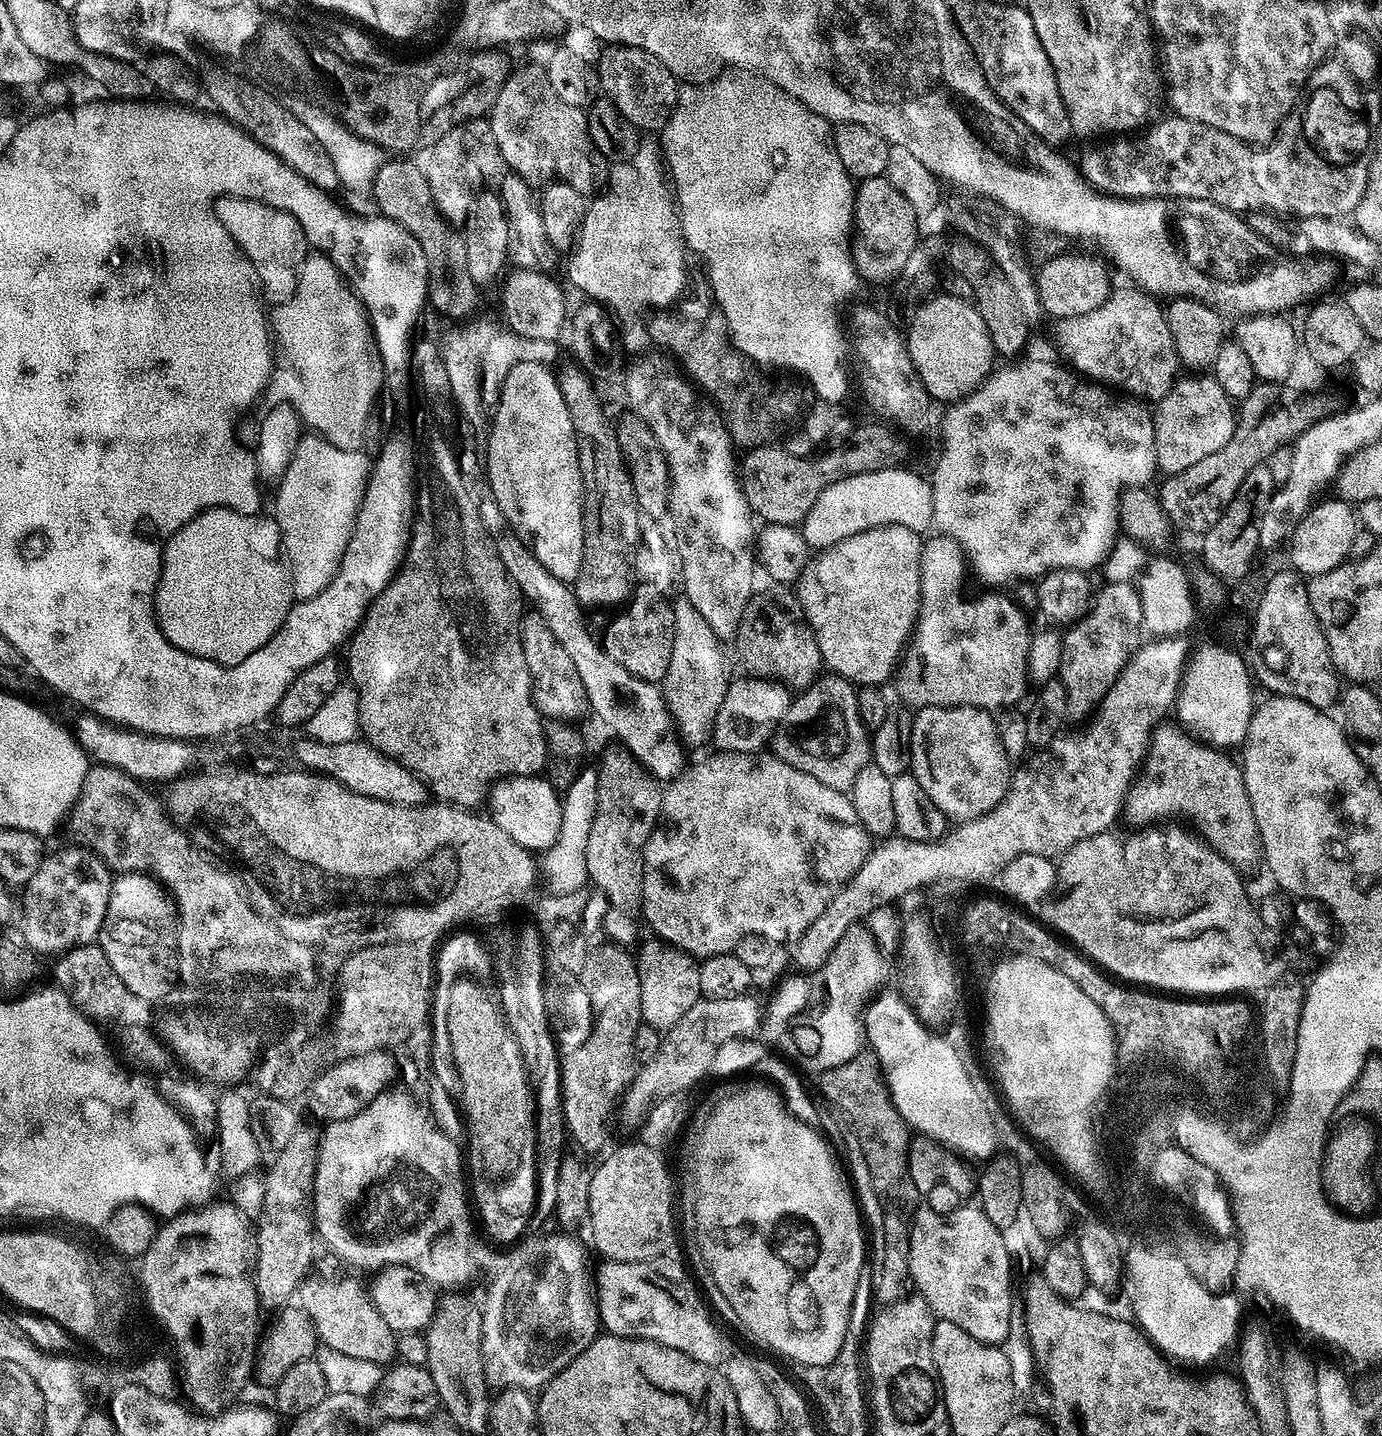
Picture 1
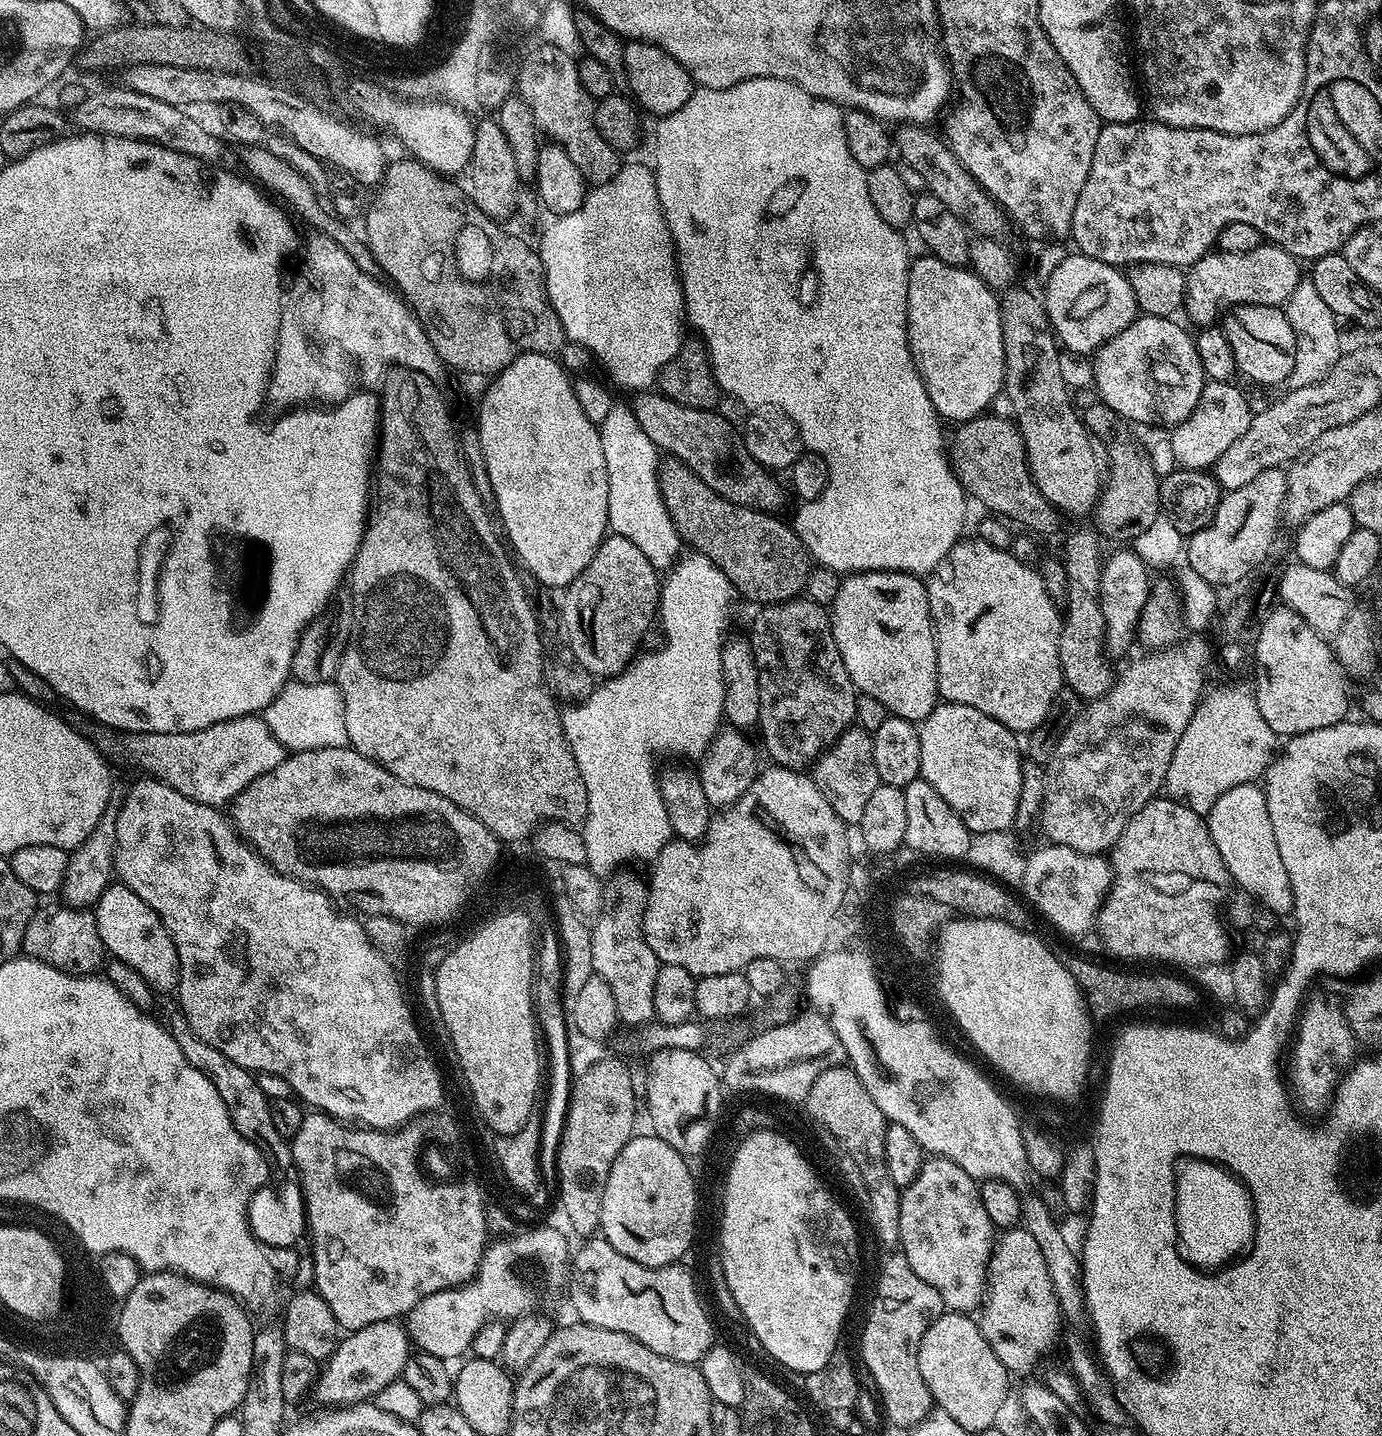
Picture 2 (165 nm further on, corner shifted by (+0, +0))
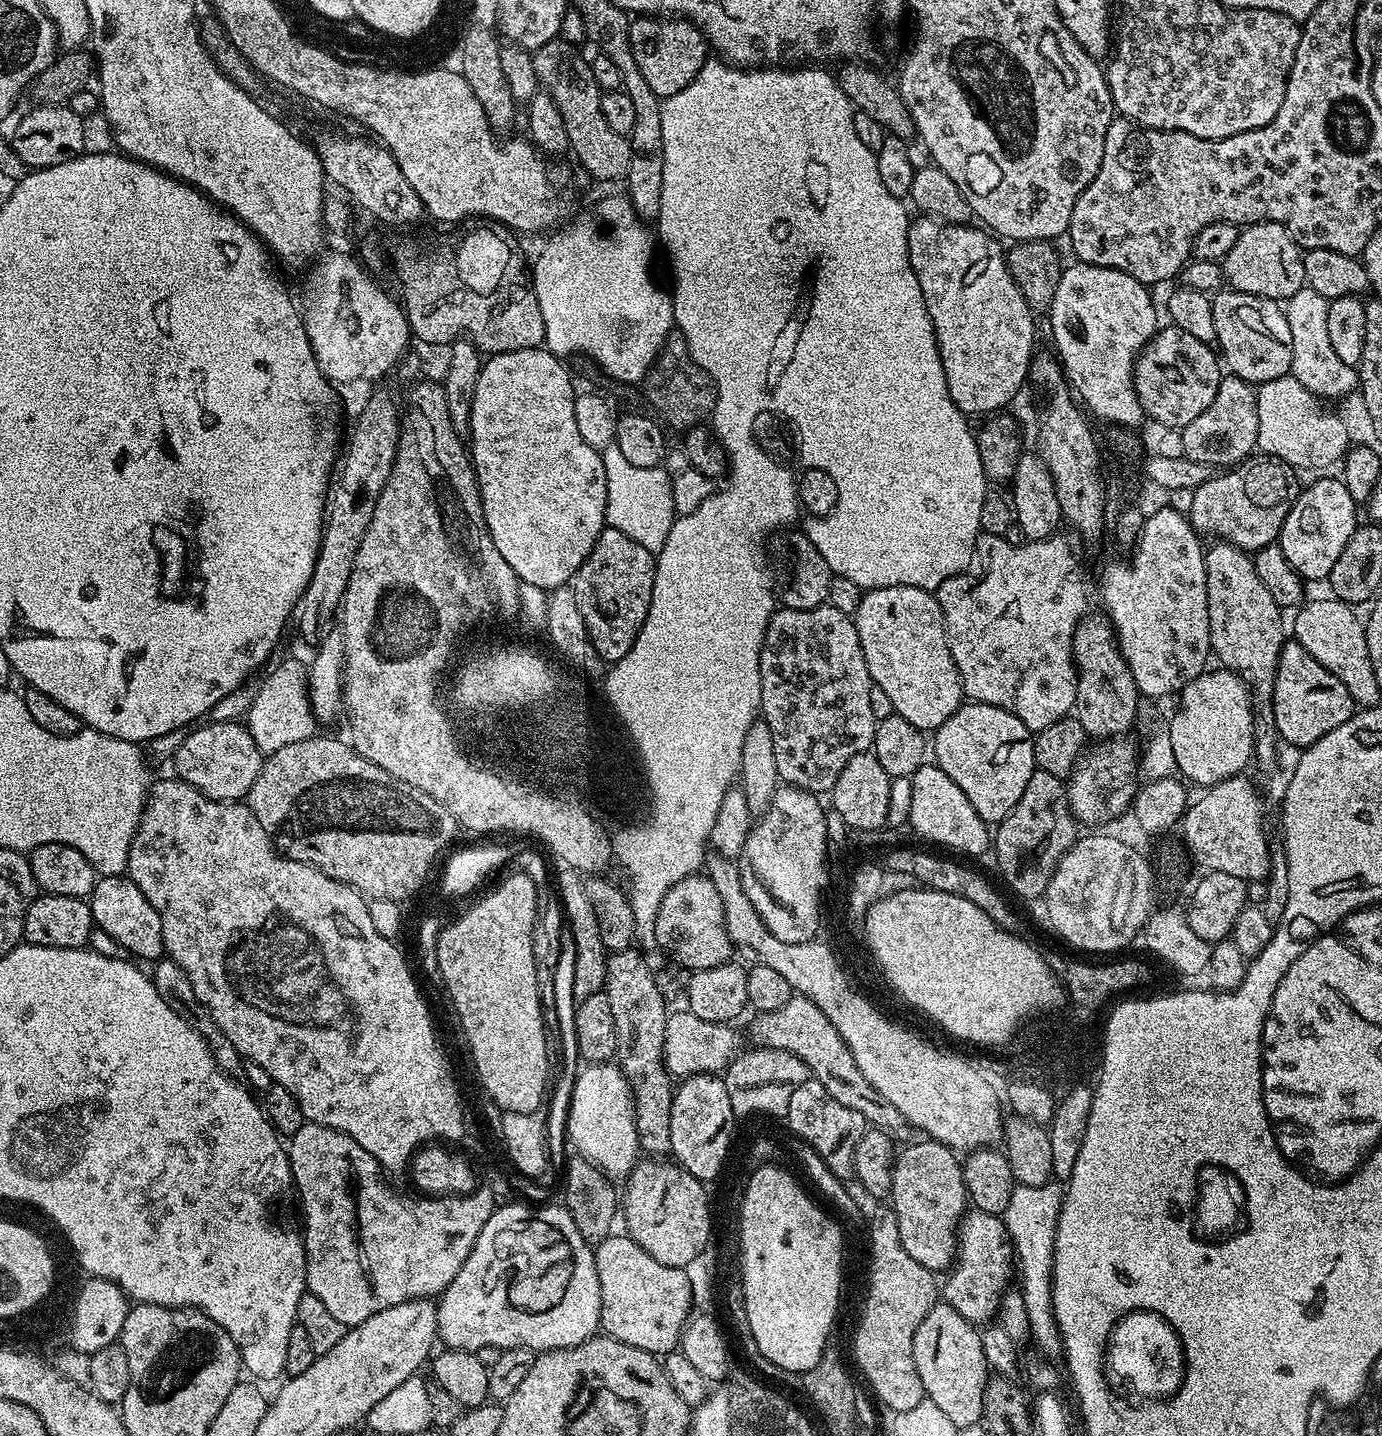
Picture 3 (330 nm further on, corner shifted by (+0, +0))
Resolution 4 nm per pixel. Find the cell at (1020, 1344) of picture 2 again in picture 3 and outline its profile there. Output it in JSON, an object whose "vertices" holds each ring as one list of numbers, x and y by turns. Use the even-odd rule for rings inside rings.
{"vertices":[[975,1210,965,1211,964,1219,960,1221,958,1243,956,1245,956,1259,947,1273,948,1281,942,1284,943,1303,949,1304,962,1318,966,1318,971,1324,984,1326,997,1315,1000,1308,1000,1299,1010,1288,1008,1279,1014,1276,1014,1253,1012,1251,1012,1239,1006,1230,1003,1219,991,1216,985,1212]]}

